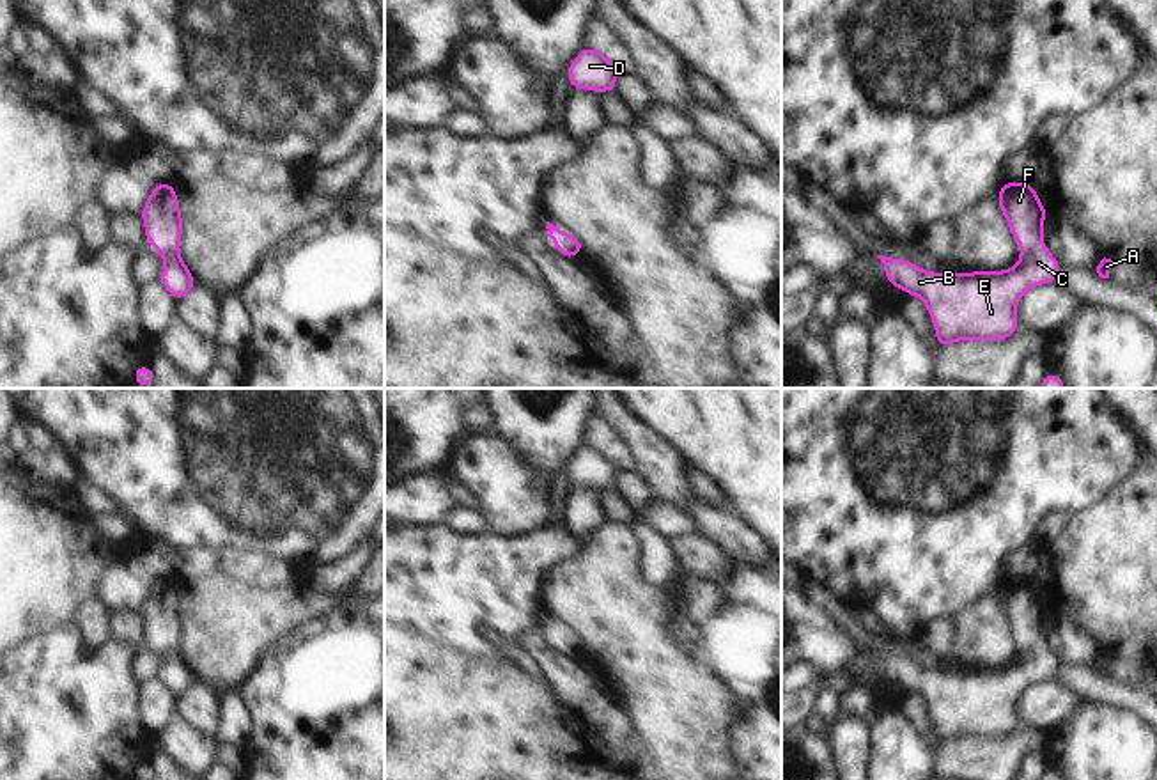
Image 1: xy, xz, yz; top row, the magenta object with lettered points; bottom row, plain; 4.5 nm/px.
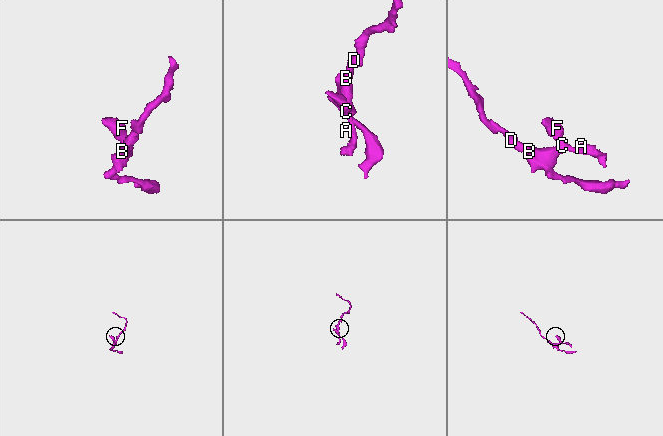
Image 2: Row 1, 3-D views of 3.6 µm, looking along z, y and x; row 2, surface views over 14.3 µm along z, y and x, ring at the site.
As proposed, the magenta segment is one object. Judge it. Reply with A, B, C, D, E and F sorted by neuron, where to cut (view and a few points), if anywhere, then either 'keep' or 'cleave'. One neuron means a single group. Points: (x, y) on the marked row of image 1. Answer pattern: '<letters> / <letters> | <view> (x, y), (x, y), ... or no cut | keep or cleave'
A B C D E F | no cut | keep

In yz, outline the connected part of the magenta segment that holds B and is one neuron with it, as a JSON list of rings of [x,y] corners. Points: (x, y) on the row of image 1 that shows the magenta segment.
[[[1008,181],[999,188],[998,206],[1003,209],[1012,236],[1022,245],[1021,259],[1015,268],[1005,271],[969,271],[927,273],[911,261],[877,255],[884,264],[884,273],[891,287],[902,287],[911,296],[925,300],[928,314],[936,323],[932,332],[941,342],[941,349],[955,340],[1005,340],[1017,333],[1015,307],[1022,294],[1035,285],[1056,282],[1061,264],[1051,255],[1042,243],[1042,225],[1045,222],[1045,206],[1038,200],[1037,190],[1028,183]]]

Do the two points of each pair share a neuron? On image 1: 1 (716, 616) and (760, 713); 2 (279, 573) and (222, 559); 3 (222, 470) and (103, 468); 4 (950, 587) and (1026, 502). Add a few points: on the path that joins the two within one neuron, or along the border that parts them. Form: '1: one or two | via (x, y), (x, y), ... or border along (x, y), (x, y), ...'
1: one | via (741, 640), (760, 660), (760, 688)
2: one | via (264, 573), (236, 562)
3: one | via (192, 467), (133, 467)
4: one | via (962, 566), (1005, 523)

